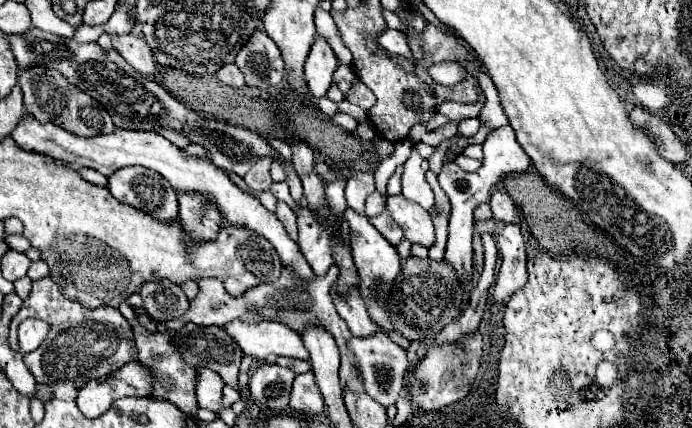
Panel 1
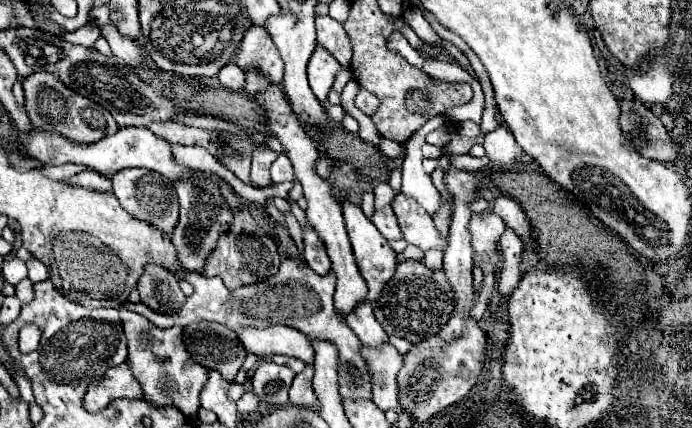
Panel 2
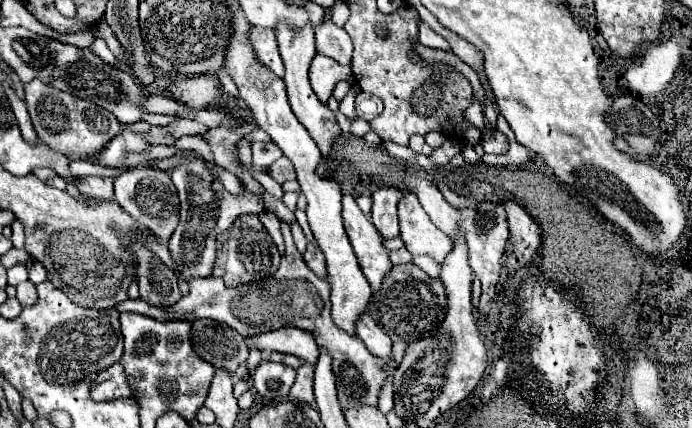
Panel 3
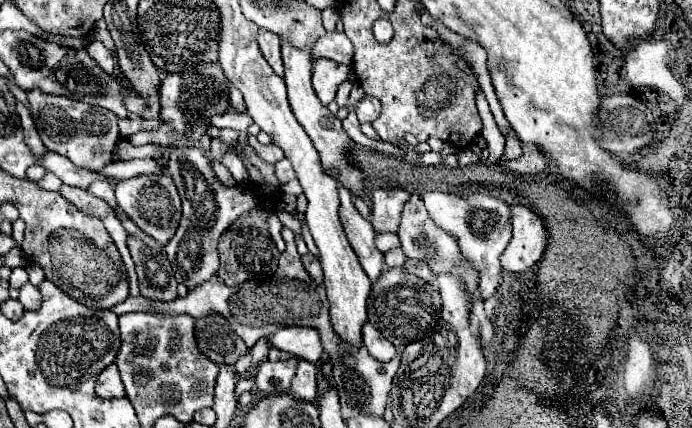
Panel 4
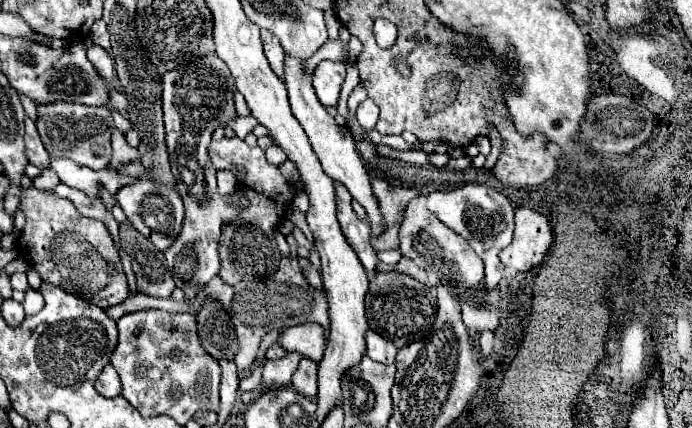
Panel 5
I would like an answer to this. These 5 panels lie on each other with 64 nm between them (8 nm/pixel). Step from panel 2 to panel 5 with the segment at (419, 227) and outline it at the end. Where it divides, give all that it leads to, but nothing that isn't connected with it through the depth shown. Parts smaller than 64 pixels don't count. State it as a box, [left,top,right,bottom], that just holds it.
[400,196,500,332]

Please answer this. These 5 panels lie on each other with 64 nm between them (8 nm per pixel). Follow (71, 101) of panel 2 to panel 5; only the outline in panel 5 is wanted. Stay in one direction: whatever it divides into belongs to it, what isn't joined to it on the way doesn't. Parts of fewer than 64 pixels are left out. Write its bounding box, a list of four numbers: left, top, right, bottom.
[36,102,112,170]

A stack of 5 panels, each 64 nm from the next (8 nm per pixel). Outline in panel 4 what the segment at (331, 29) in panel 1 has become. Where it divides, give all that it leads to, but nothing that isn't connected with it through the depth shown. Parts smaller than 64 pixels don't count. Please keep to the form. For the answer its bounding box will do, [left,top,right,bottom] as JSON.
[312,32,352,64]

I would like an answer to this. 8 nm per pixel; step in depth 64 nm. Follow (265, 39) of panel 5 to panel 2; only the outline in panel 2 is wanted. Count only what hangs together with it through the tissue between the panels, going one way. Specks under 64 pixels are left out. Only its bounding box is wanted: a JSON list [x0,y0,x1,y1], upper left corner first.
[236,26,284,82]

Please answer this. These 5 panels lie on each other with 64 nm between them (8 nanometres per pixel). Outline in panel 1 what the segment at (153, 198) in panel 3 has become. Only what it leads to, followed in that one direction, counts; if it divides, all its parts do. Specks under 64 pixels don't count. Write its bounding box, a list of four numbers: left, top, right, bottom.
[108,166,178,222]

